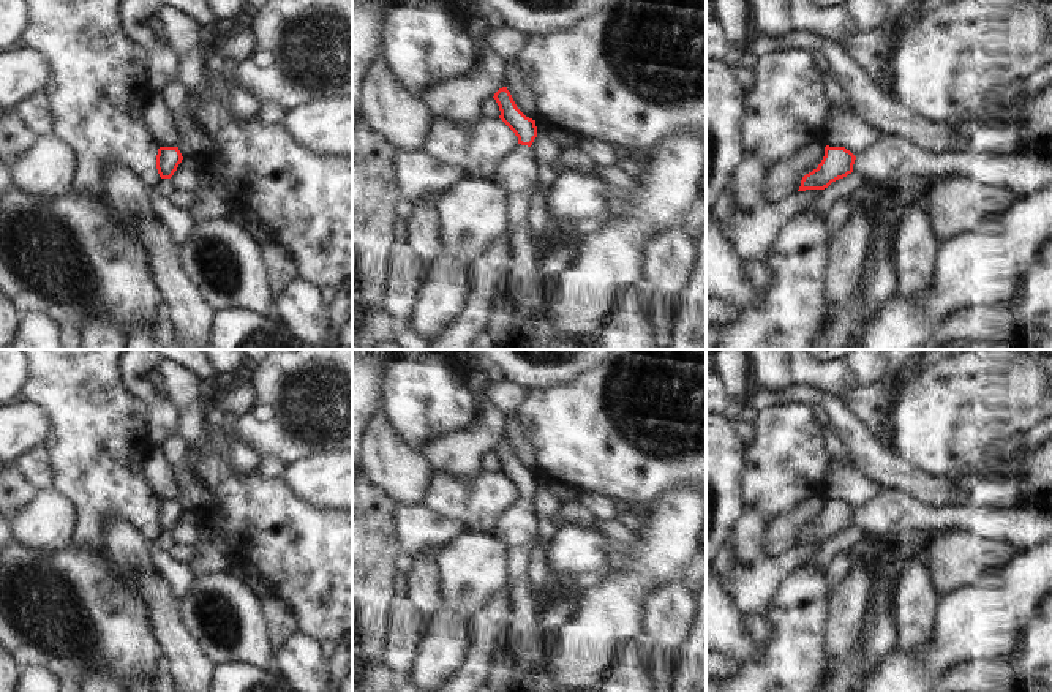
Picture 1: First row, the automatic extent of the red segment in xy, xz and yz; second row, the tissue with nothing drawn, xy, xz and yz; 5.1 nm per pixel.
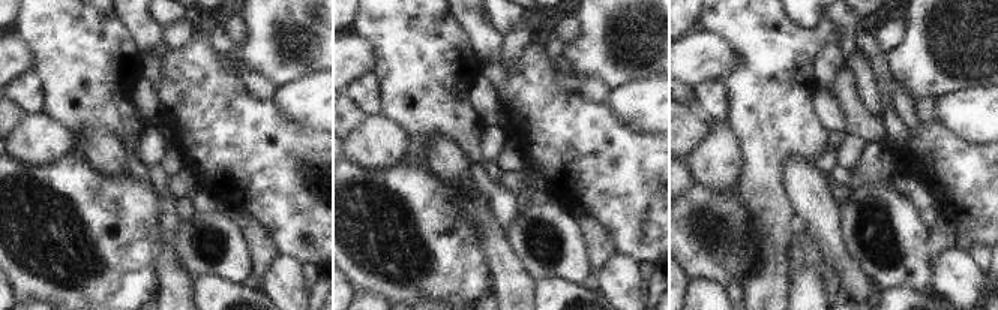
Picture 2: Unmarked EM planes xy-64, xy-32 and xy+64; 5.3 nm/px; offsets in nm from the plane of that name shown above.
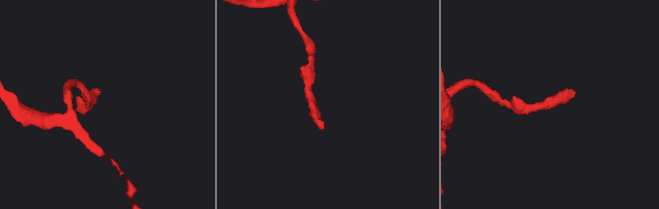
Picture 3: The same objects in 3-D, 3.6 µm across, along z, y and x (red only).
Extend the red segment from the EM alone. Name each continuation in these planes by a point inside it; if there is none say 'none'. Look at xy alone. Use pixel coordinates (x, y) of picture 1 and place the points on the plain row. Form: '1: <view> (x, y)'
none

